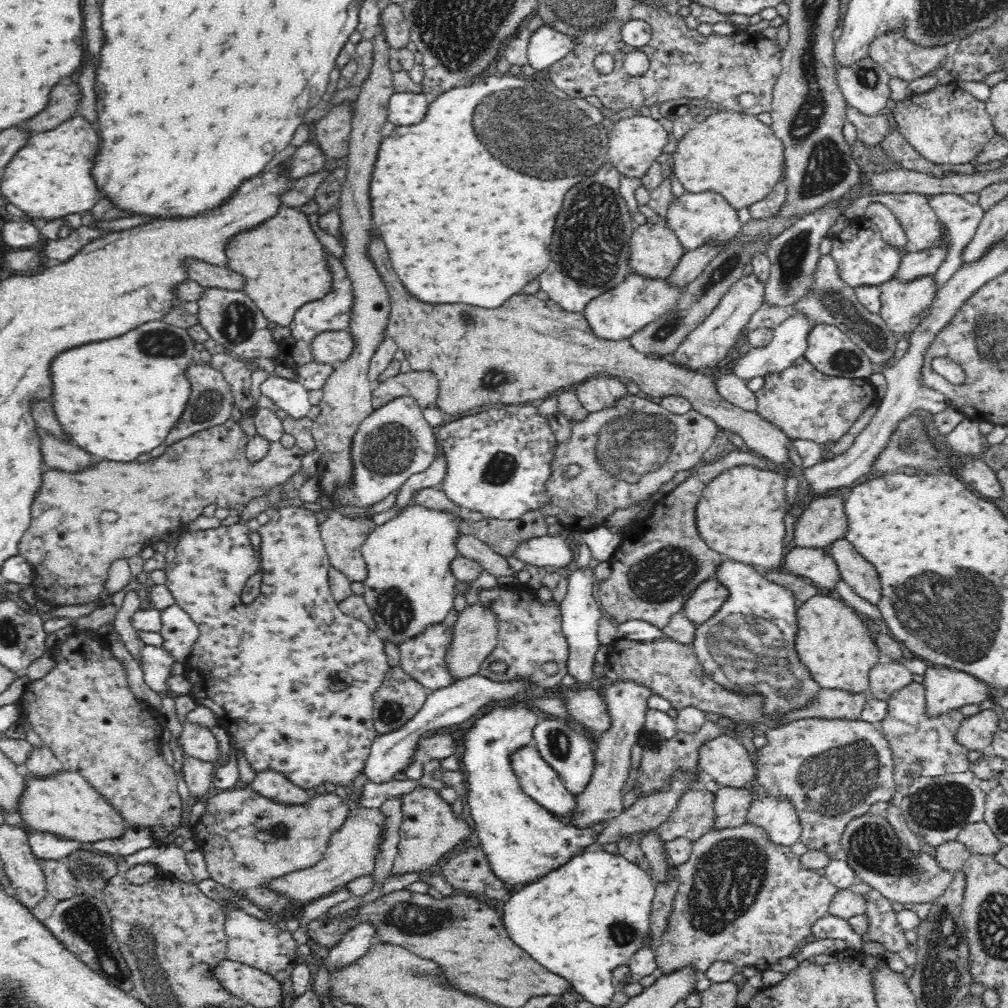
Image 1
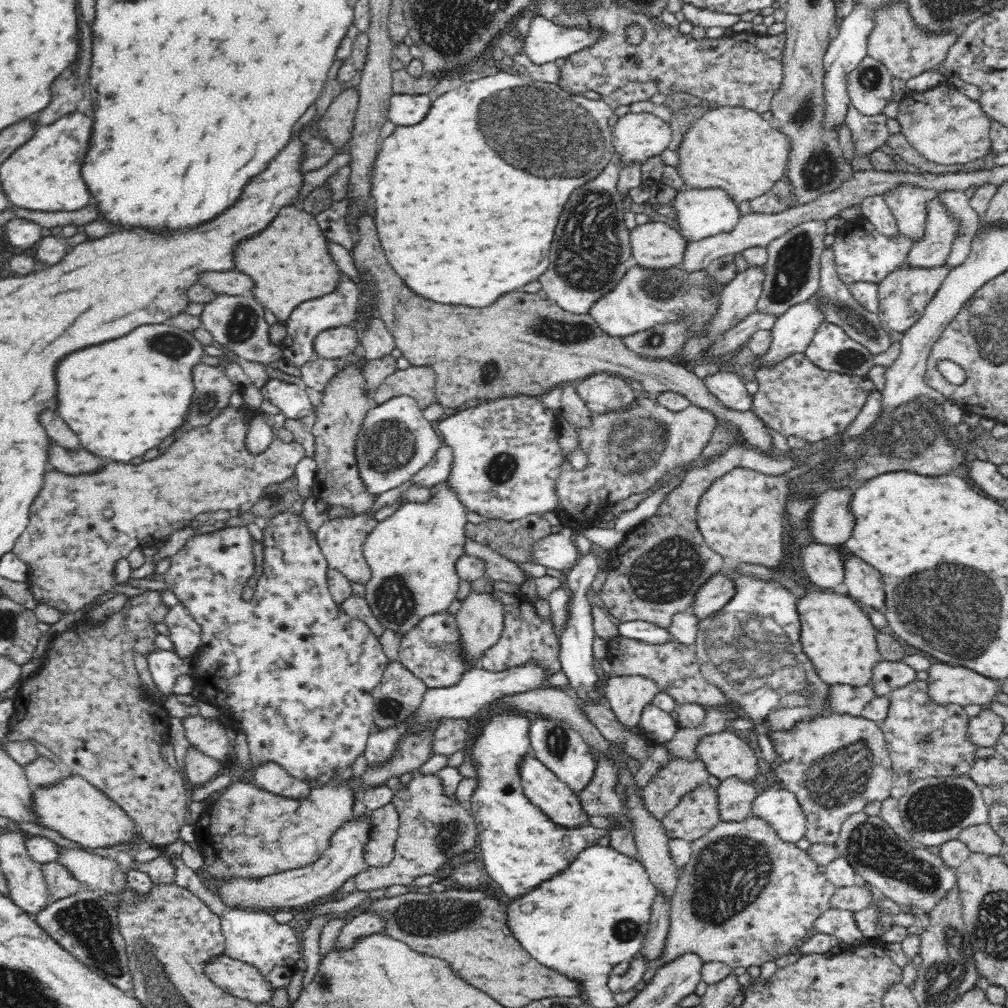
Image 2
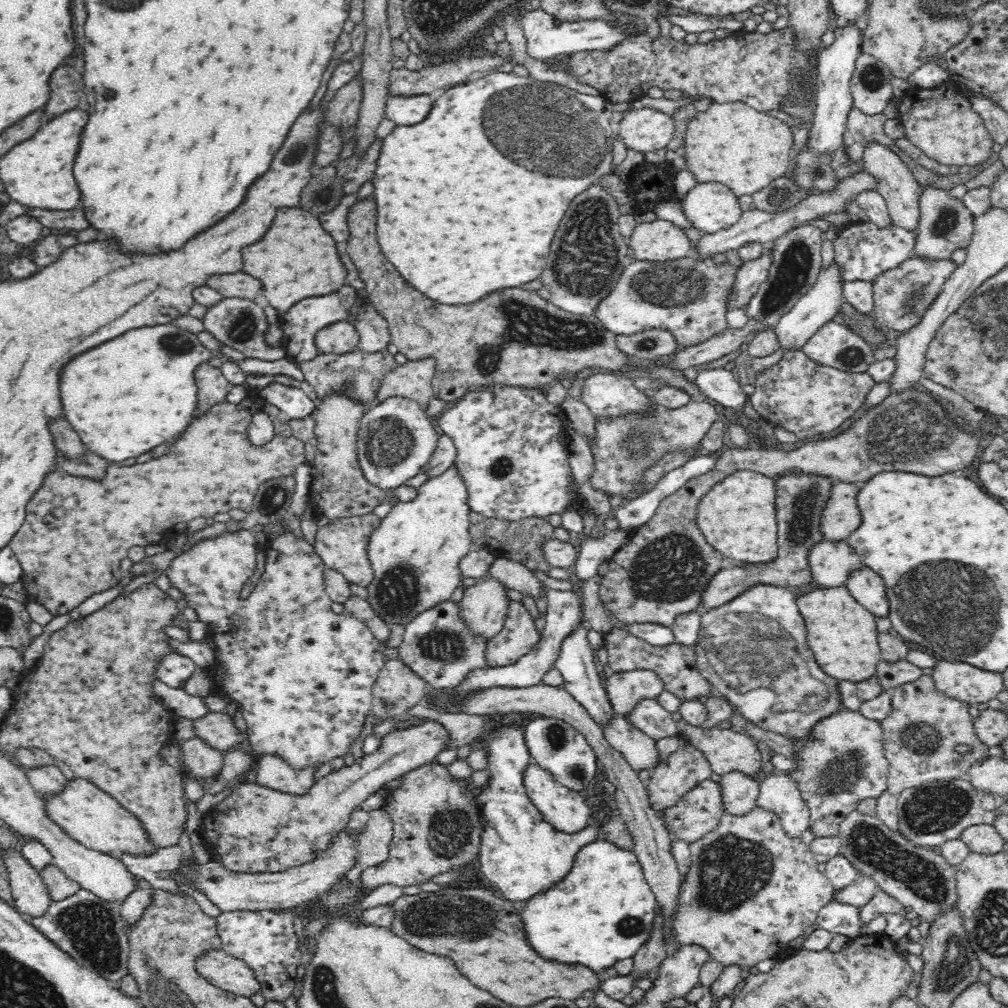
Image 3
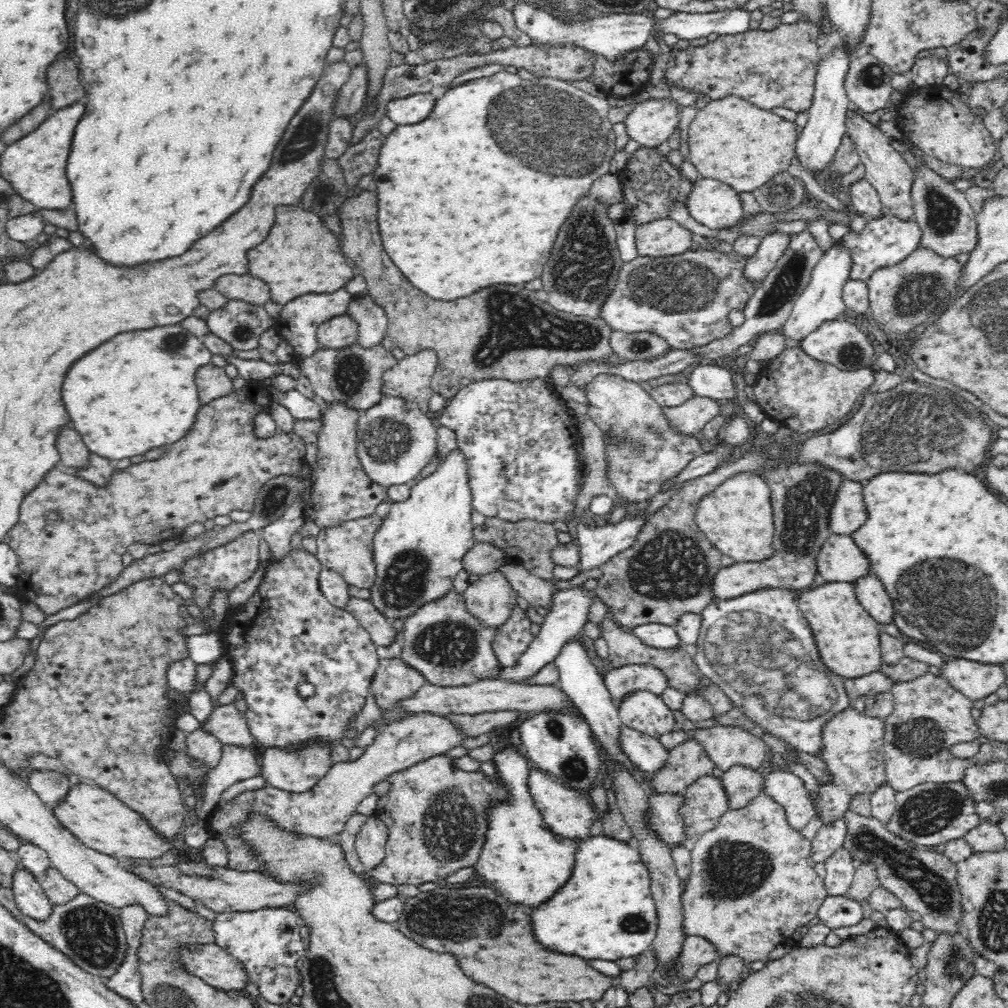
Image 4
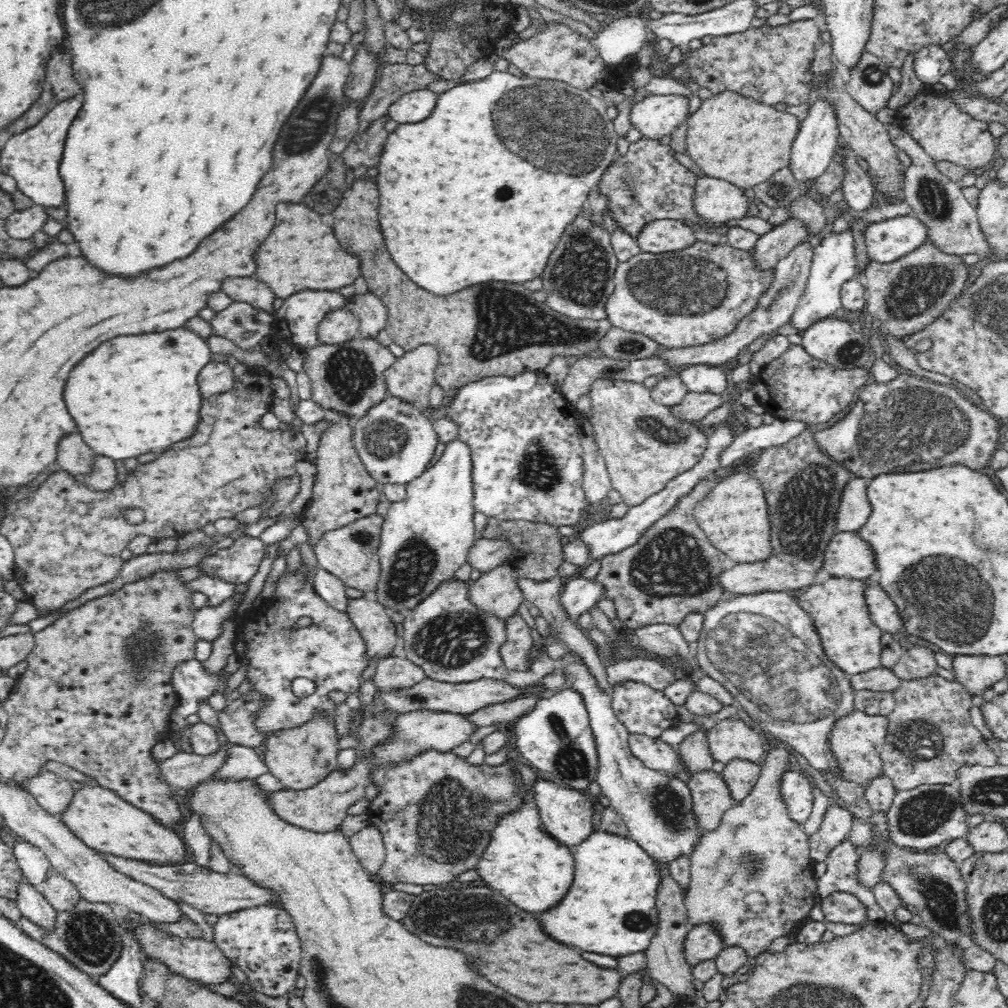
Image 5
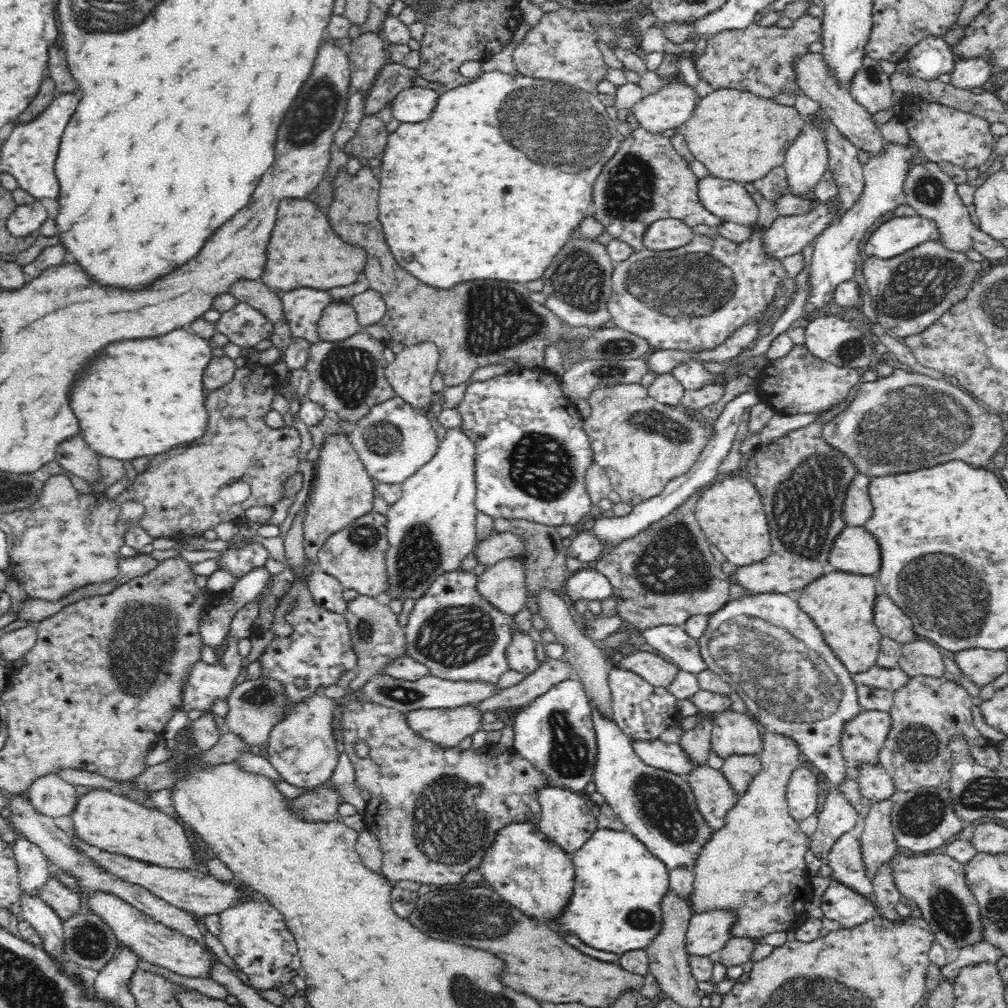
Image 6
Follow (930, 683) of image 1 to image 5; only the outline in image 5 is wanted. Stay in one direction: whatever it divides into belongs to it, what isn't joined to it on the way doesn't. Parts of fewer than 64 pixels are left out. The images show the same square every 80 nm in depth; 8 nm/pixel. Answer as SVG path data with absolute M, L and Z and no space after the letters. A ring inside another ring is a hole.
M990 653L955 655L952 658L955 681L962 684L972 696L980 695L1007 677L1004 658L1005 655L990 655Z

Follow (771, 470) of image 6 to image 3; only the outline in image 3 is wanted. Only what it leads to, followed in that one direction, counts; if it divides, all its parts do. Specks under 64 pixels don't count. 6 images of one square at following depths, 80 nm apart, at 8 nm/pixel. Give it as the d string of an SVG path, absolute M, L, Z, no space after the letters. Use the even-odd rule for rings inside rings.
M790 470L784 475L778 475L774 479L774 486L776 486L776 518L778 518L778 554L774 560L766 562L766 564L748 564L748 566L732 566L732 568L722 568L716 576L710 580L710 586L704 590L702 594L702 610L710 607L718 607L726 601L736 598L742 592L754 588L756 584L766 584L770 586L782 588L800 588L804 584L813 582L813 574L810 570L810 561L808 556L810 548L814 548L824 540L824 533L822 533L822 514L824 508L830 500L832 488L837 482L830 476L823 476L823 474L810 474L802 470Z

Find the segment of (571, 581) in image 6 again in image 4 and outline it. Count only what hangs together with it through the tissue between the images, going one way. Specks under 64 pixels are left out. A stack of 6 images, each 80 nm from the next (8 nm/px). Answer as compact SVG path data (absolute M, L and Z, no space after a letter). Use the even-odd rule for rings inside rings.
M581 583L580 586L572 586L572 588L556 592L552 596L552 608L548 609L548 614L544 618L540 632L534 637L526 652L520 656L516 666L501 668L498 680L524 683L527 678L535 676L540 668L552 661L554 662L555 656L561 651L564 644L569 642L571 636L582 633L582 628L587 621L589 608L592 606L592 600L596 596L595 589L586 587L584 583Z

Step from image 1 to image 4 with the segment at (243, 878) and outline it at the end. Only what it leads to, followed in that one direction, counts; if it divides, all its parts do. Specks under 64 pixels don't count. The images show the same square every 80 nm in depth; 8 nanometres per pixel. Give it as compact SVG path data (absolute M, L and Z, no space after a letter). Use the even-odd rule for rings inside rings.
M430 712L410 714L406 718L386 724L374 738L374 742L366 747L362 756L354 762L339 760L316 786L306 792L283 791L267 784L260 789L244 791L232 801L221 801L221 807L214 809L208 828L213 836L224 843L228 851L228 868L242 872L254 871L258 864L251 860L250 850L234 835L234 826L252 810L272 818L280 827L304 835L338 837L358 804L366 796L370 796L373 787L389 774L407 769L426 757L446 754L452 748L464 744L466 739L466 731L462 731L448 715L440 716Z

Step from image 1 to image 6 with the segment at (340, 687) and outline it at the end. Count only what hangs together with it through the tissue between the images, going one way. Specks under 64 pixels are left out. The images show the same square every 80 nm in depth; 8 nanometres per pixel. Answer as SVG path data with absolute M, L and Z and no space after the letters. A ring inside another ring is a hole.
M252 542L243 548L227 549L217 554L218 566L234 573L237 577L245 575L251 568L268 562L270 554L260 542ZM296 598L286 618L292 626L292 633L288 636L276 636L258 660L262 674L283 681L286 693L291 699L290 708L290 705L304 700L306 696L318 693L319 686L329 687L337 684L343 672L354 668L355 654L351 649L351 636L343 615L328 612L316 606L312 600ZM296 680L304 680L304 686L298 688Z

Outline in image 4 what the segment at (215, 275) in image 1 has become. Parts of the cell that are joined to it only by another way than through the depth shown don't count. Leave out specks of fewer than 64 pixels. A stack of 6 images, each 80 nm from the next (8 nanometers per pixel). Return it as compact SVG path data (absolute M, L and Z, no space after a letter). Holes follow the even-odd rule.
M222 276L217 280L215 289L226 295L229 300L240 300L263 306L270 302L270 288L252 276Z

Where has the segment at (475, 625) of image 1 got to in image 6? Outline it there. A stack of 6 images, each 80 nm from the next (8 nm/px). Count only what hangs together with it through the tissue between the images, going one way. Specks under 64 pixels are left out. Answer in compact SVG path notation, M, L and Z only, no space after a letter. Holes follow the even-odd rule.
M521 557L503 558L493 564L486 566L478 578L478 591L490 601L490 603L501 608L502 611L516 615L525 608L526 602L526 571Z

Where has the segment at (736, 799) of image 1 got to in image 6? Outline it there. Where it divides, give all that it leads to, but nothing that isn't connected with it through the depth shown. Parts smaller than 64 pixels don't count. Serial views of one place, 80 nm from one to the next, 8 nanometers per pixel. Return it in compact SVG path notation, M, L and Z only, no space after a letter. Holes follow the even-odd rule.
M732 754L723 760L721 771L734 787L734 791L741 797L748 790L750 781L756 776L756 773L760 772L761 760L756 754L744 756Z

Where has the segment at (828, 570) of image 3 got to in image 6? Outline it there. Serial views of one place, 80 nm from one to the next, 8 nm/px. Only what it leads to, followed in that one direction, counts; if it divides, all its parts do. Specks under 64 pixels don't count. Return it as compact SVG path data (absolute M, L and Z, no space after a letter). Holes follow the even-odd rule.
M846 525L834 541L829 564L835 570L858 574L878 573L881 568L882 553L876 535L866 527Z

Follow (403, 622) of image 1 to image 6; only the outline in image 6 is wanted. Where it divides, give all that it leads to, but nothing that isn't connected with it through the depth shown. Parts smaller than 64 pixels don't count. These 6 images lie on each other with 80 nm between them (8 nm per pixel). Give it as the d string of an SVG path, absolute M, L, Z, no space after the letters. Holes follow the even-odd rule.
M461 425L446 428L436 452L418 470L401 482L401 495L389 505L387 534L390 548L386 550L386 569L390 577L390 598L416 600L430 586L431 581L449 570L461 566L465 556L477 546L475 535L478 509L475 505L477 484L475 476L476 443Z

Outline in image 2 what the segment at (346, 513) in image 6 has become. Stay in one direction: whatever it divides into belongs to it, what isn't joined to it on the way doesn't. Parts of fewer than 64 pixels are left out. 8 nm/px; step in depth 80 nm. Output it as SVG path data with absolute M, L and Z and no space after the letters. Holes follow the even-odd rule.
M358 366L345 368L330 380L322 392L321 401L315 405L312 434L315 438L317 470L311 493L330 508L342 508L352 514L368 512L376 502L378 493L370 492L362 481L356 460L356 440L365 414L370 410L370 396L364 394L363 378Z

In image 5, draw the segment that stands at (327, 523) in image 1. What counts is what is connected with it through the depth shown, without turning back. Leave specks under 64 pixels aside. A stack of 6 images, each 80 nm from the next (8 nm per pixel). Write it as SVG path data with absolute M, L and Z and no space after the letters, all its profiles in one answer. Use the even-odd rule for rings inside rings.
M374 513L359 518L344 528L326 532L316 544L315 553L318 560L316 566L337 576L346 587L357 588L364 594L372 596L377 590L382 572L378 548L382 542L380 534L384 521L385 517Z

